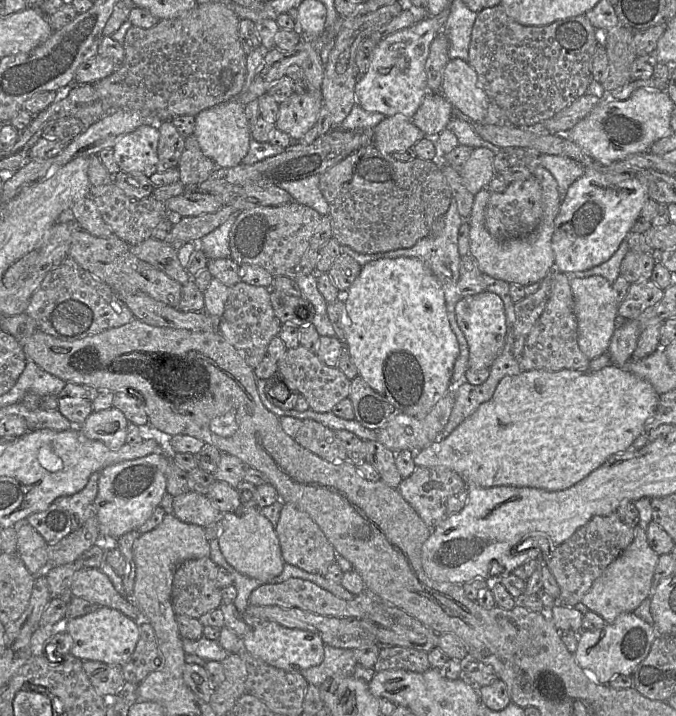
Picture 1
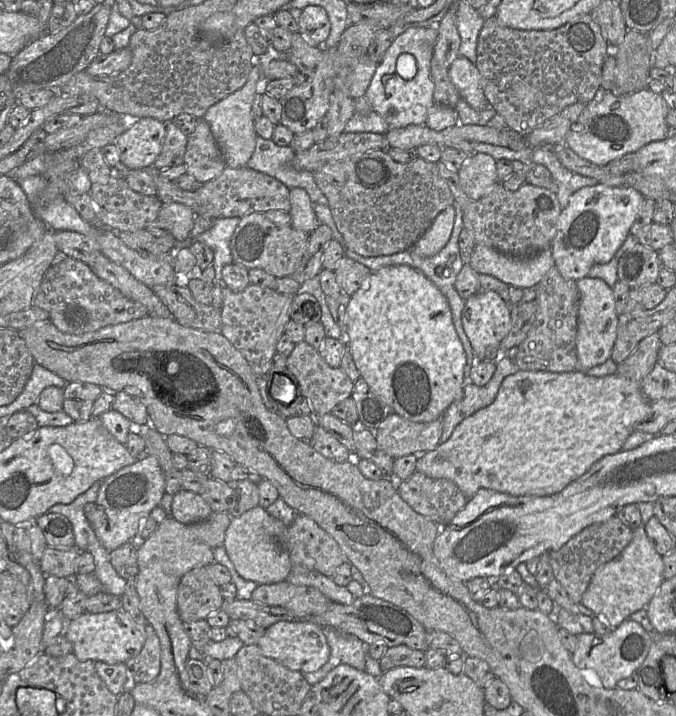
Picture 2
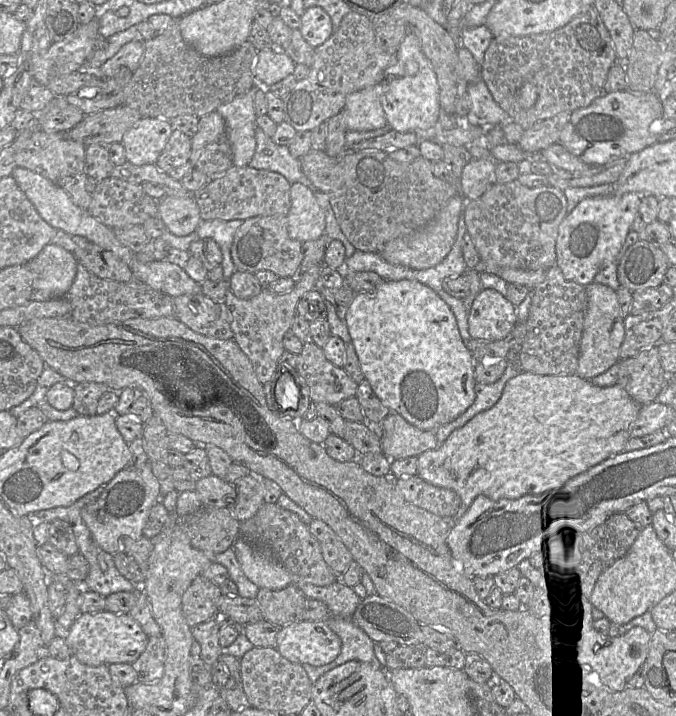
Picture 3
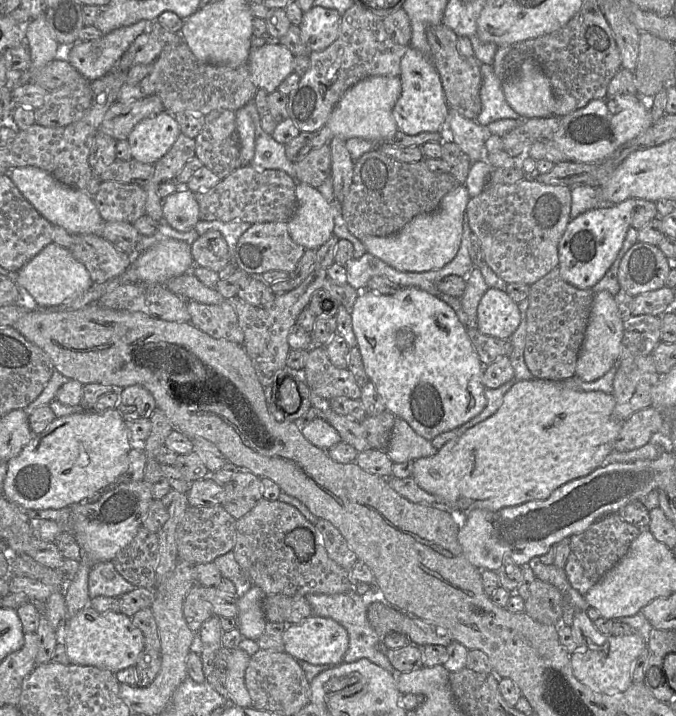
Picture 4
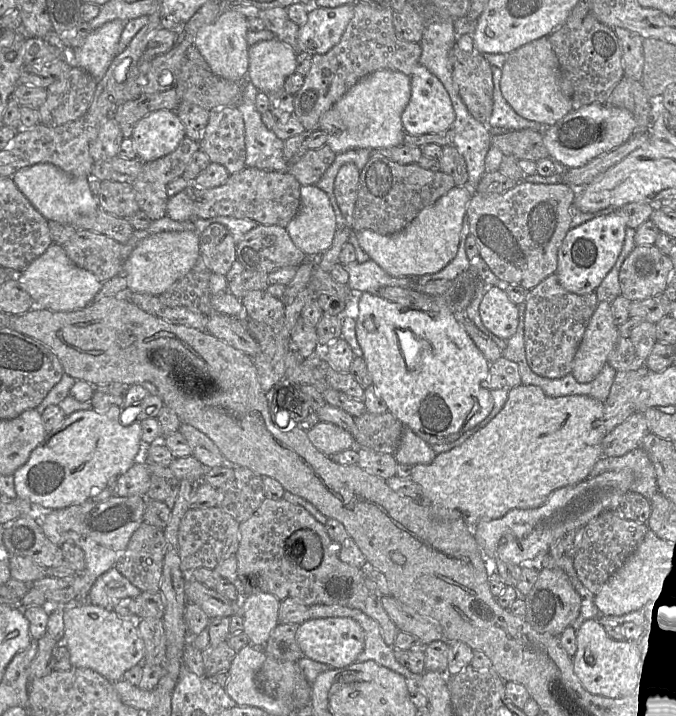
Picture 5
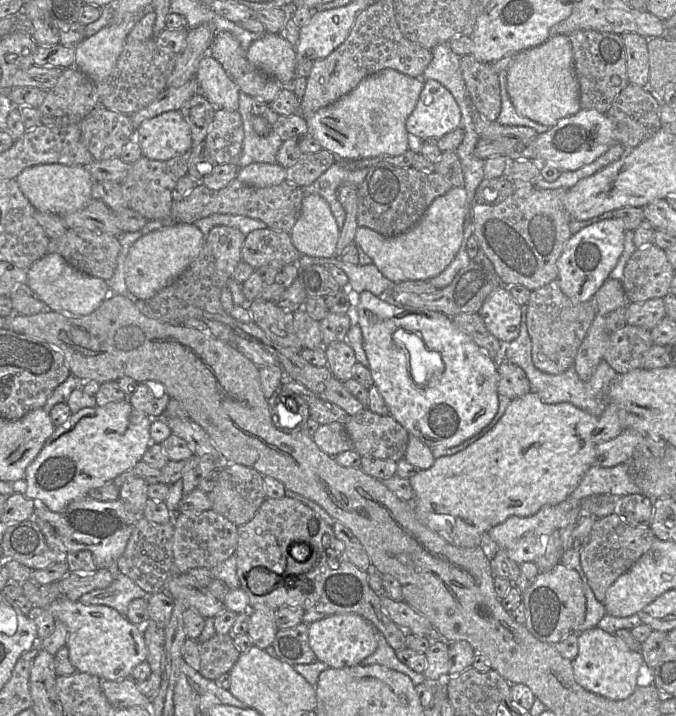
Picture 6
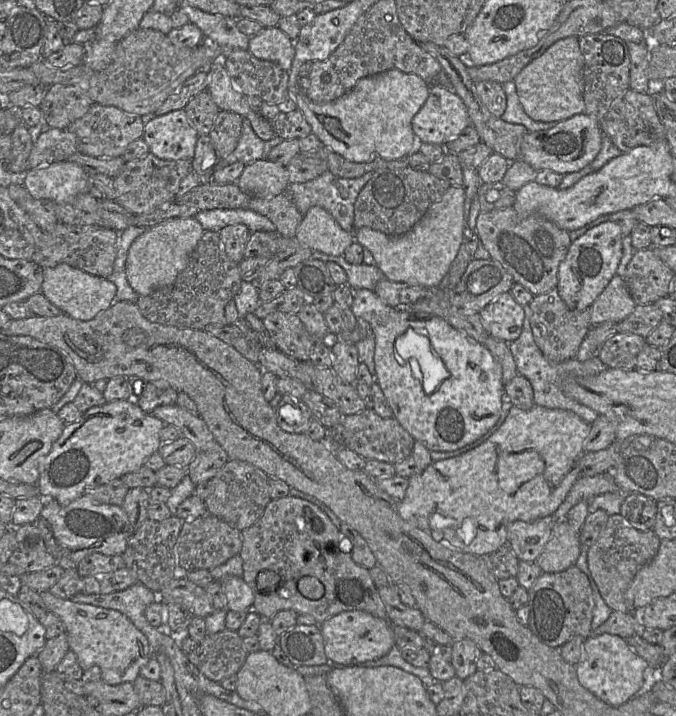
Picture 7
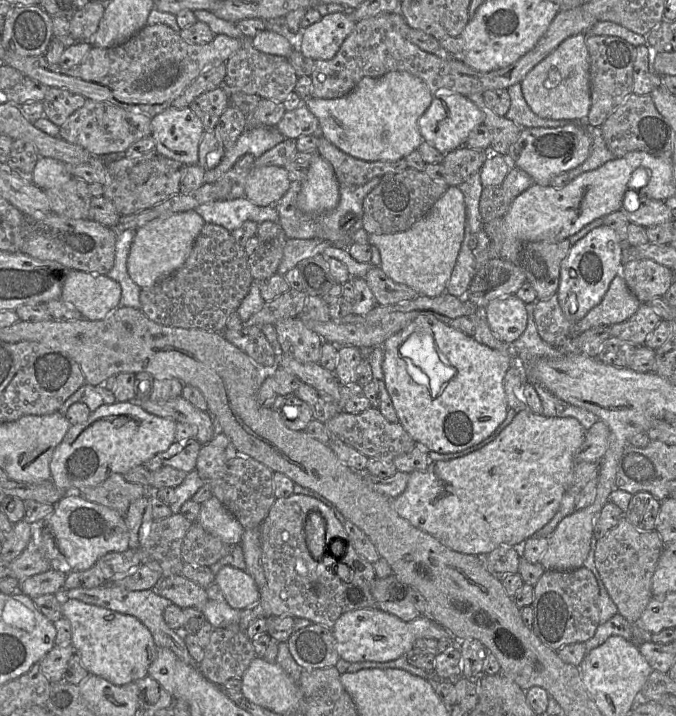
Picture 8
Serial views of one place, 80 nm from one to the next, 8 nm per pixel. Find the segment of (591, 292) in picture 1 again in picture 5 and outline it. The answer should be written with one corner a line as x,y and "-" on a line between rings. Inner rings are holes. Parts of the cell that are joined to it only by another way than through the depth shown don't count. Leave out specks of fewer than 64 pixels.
598,303
583,335
572,364
572,374
579,383
592,382
607,363
618,339
611,303

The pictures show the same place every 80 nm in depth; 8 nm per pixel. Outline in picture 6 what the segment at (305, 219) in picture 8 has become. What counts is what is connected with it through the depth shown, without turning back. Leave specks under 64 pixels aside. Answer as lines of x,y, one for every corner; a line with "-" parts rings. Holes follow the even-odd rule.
337,160
312,184
301,187
304,195
317,194
329,204
338,228
343,228
345,210
337,198
337,190
342,184
359,187
365,180
369,168
355,168
350,161

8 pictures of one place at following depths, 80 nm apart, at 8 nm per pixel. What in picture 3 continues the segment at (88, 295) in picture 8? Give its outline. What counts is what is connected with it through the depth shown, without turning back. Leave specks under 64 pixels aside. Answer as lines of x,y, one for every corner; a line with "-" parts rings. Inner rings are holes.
46,245
26,263
33,275
32,300
63,298
73,284
78,263
76,256
61,246

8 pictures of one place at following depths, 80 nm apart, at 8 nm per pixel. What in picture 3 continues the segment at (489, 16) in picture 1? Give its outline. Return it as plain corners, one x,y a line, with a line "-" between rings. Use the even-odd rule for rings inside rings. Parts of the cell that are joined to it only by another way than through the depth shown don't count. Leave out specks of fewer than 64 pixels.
591,6
585,13
574,17
565,26
550,32
520,37
494,36
480,65
480,77
487,85
495,102
509,115
511,121
527,130
535,123
560,112
584,108
596,98
606,94
603,92
604,85
609,69
616,60
617,54
609,31
598,11
-
527,82
536,86
538,98
533,107
524,109
518,102
517,92

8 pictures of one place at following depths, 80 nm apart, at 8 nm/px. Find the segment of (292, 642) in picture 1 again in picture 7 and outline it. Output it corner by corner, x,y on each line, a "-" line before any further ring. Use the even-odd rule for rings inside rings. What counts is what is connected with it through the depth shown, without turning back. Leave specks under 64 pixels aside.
365,611
341,612
318,625
328,663
346,667
358,665
386,655
395,646
392,626
387,621

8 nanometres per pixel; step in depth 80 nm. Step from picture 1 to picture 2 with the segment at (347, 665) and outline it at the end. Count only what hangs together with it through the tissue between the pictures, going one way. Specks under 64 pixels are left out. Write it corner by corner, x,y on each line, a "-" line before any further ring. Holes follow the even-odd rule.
322,627
330,648
328,661
315,672
302,673
306,681
314,686
339,665
346,664
364,671
368,644
358,637
337,631
334,627

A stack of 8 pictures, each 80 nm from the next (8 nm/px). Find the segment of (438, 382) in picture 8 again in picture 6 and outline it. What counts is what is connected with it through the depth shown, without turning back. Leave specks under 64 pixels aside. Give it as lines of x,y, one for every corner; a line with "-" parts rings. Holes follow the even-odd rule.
402,331
400,335
405,336
405,353
411,367
410,374
416,383
422,384
421,380
426,380
427,383
432,374
440,374
443,371
444,363
440,353
430,350
419,335
408,331

